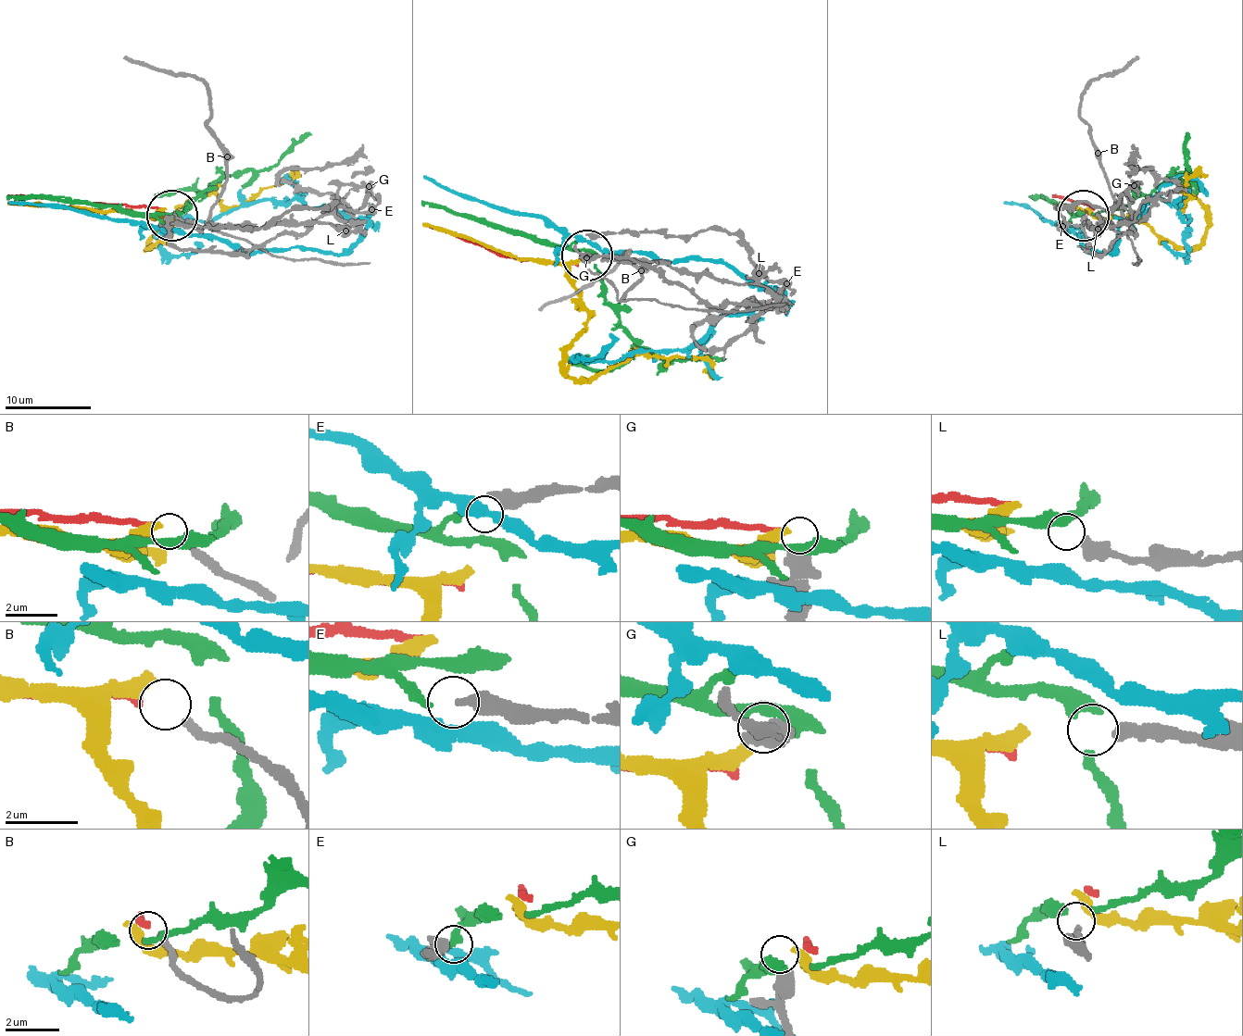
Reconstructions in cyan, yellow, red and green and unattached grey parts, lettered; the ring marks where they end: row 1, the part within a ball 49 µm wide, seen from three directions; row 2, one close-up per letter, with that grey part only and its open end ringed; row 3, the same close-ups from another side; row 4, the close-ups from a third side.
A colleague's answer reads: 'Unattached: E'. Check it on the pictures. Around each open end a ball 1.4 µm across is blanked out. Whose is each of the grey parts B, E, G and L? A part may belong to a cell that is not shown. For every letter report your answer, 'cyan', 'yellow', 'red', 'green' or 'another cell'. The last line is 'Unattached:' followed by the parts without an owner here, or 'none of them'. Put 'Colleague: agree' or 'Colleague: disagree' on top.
Colleague: agree
B: red
E: another cell
G: yellow
L: green
Unattached: E

